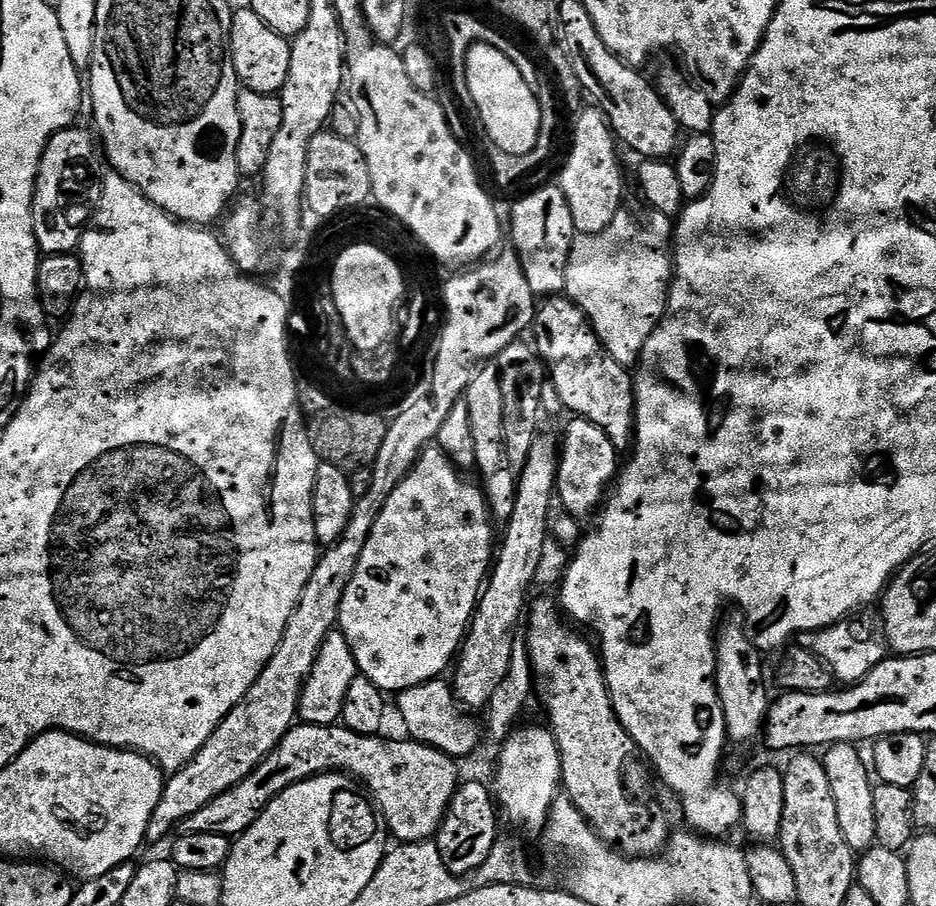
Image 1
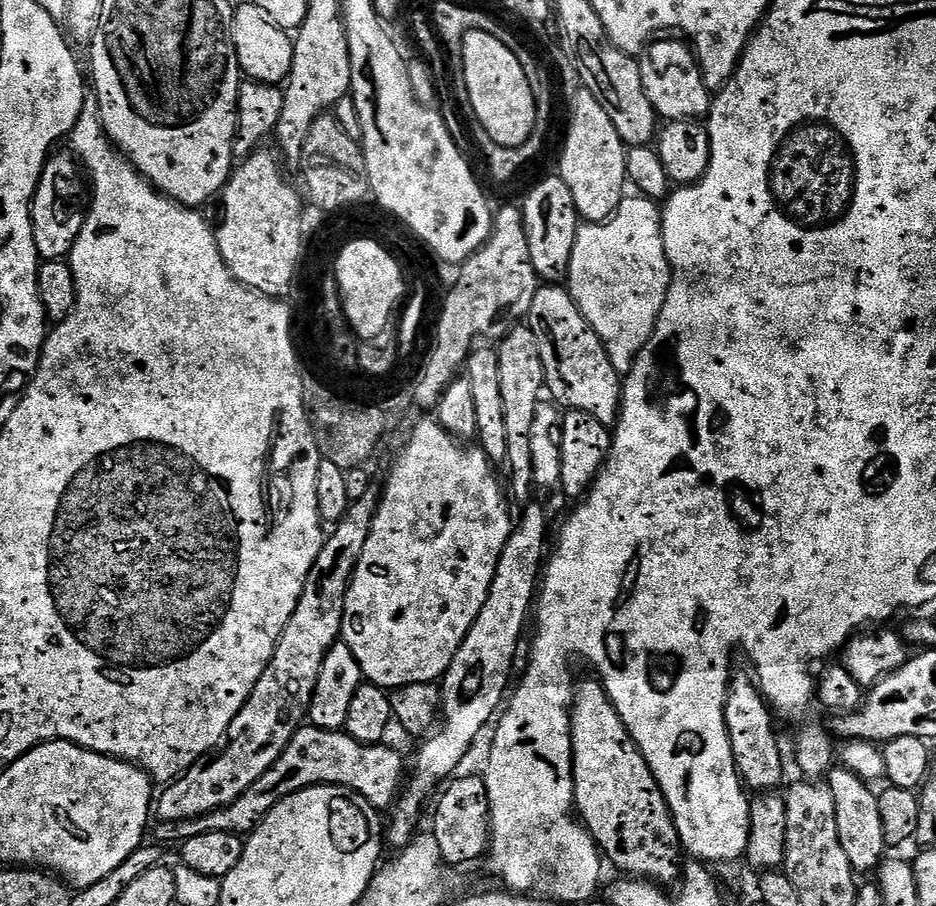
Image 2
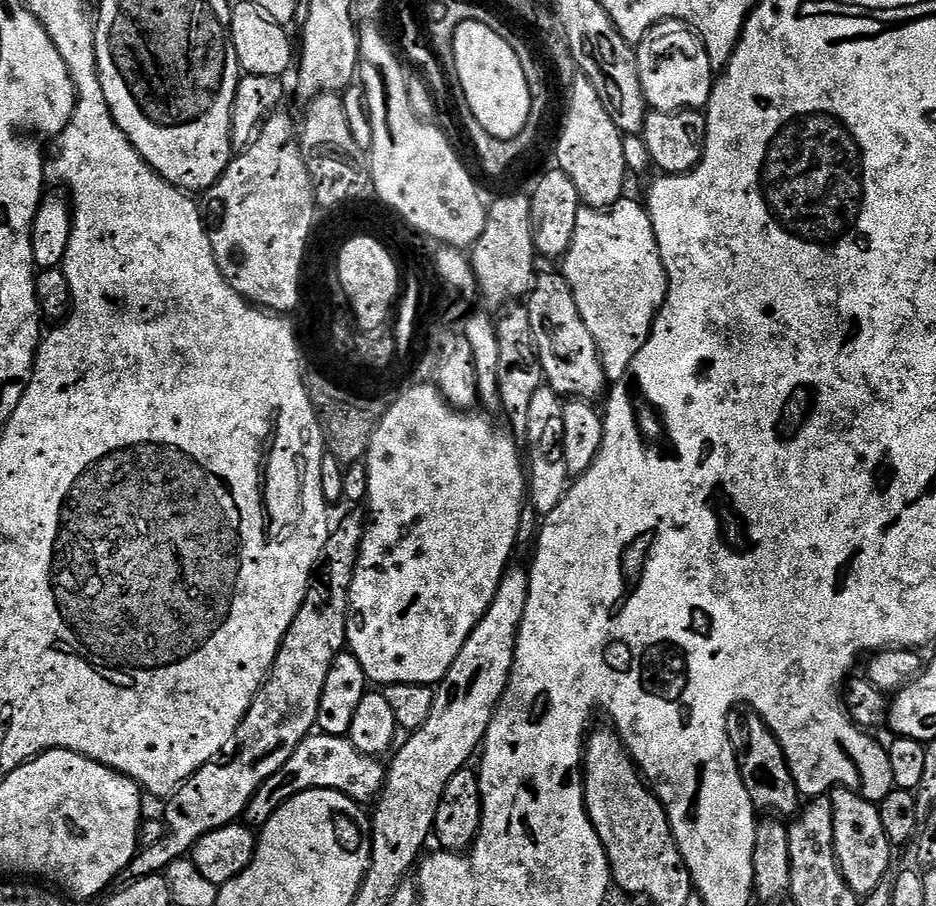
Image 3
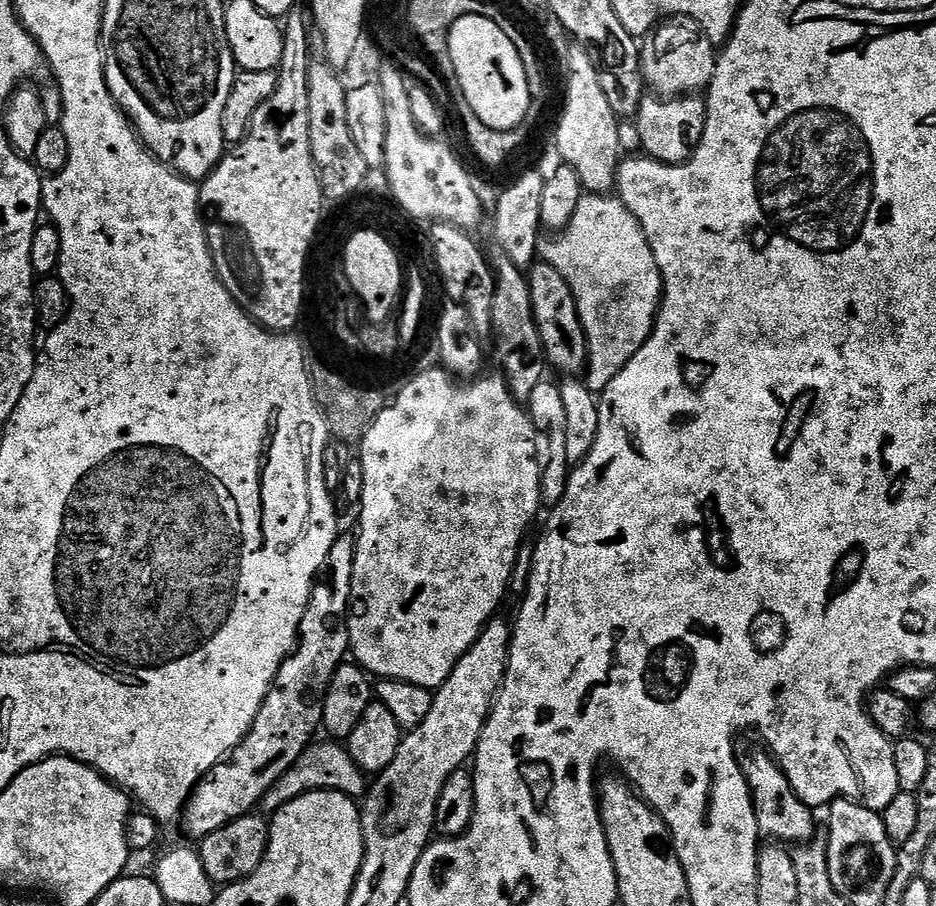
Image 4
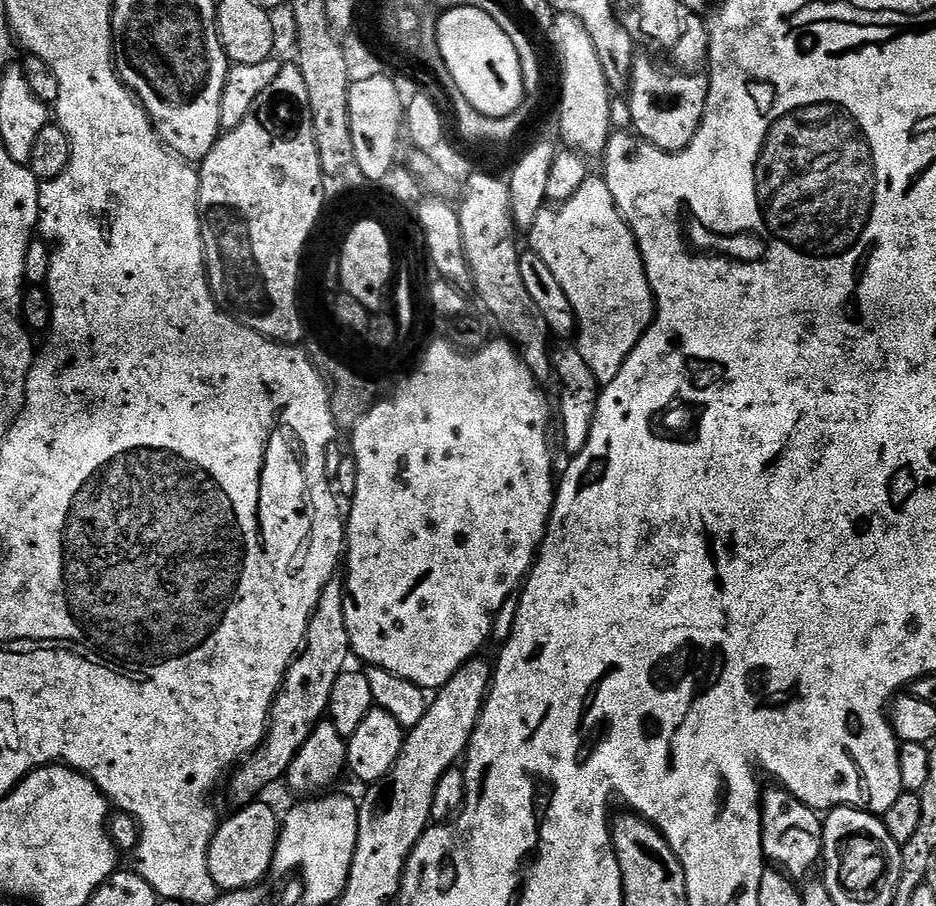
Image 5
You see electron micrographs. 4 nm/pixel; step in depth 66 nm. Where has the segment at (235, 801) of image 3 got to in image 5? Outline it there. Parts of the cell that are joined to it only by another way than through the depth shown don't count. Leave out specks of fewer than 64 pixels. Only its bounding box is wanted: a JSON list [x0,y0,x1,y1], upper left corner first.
[231,578,350,805]

